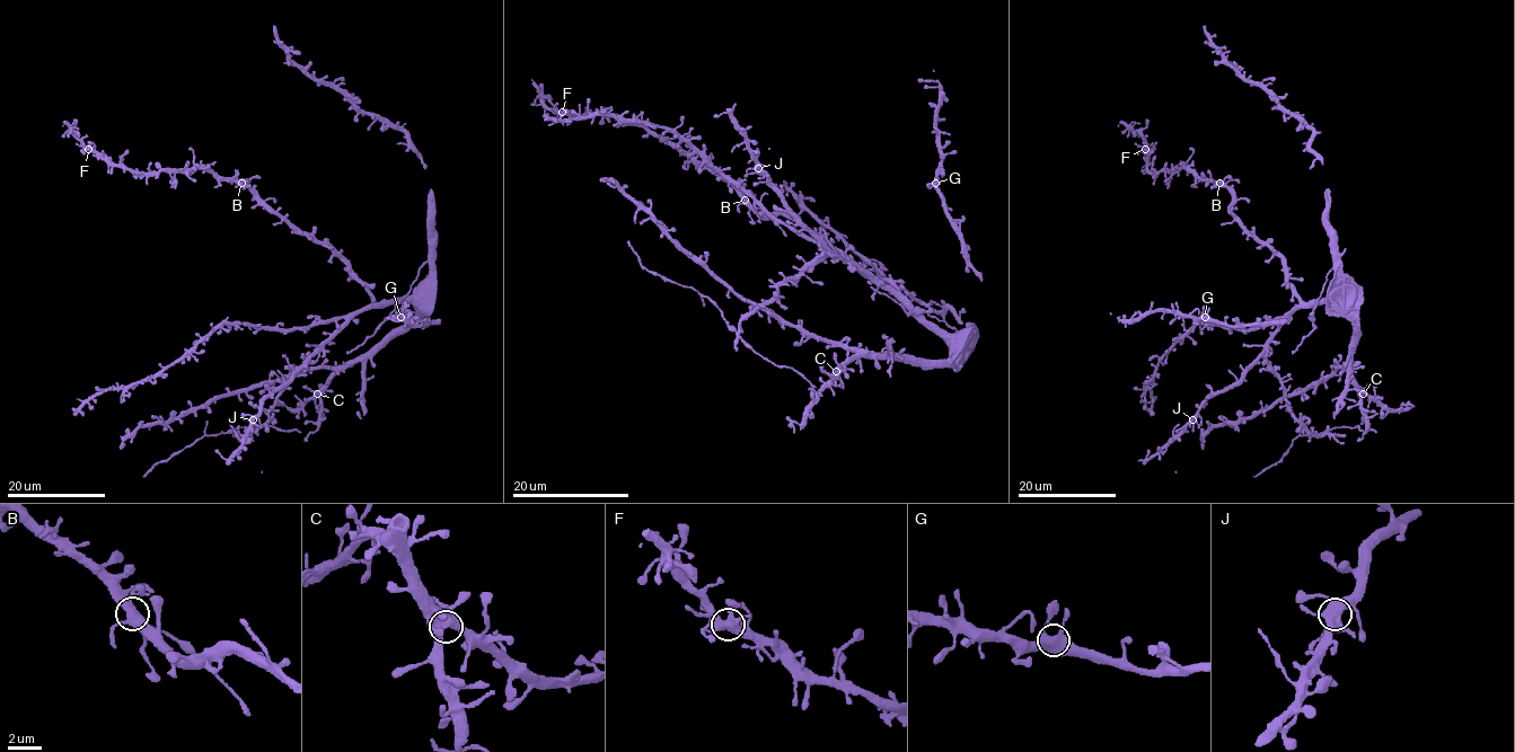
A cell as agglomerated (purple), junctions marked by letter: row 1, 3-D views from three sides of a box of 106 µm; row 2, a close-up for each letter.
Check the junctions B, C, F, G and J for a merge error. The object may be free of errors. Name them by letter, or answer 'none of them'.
none of them

